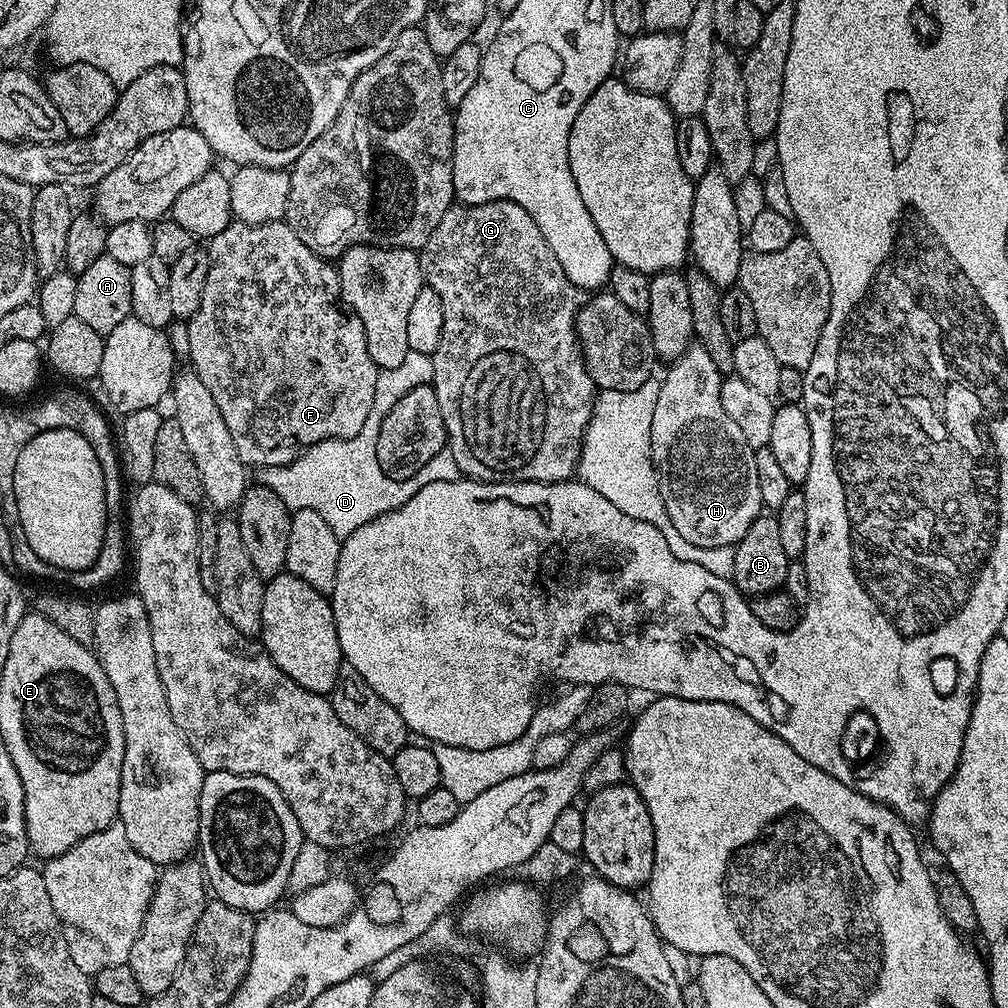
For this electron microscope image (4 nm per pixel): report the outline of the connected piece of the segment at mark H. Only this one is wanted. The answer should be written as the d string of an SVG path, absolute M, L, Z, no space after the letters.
M699 342L693 343L691 348L687 348L680 357L671 361L667 368L668 373L662 376L660 380L658 402L654 402L654 422L650 422L652 465L656 468L658 490L662 502L666 506L666 514L670 518L670 522L674 522L674 530L678 530L678 534L682 534L682 538L686 538L686 542L694 542L694 546L699 548L731 548L744 539L746 530L750 530L750 526L754 526L754 522L762 515L762 509L764 508L762 494L758 487L758 466L754 466L756 453L746 442L746 437L738 427L738 422L734 422L734 418L730 418L730 414L726 414L720 397L722 373L718 370L718 366L714 366L710 354L706 354L706 350Z

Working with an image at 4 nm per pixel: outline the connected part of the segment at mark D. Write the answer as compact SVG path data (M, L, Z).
M408 351L399 366L378 371L378 382L374 386L374 406L370 406L370 418L366 418L366 426L362 426L358 434L348 440L323 440L305 448L294 462L261 468L258 472L259 483L274 490L274 494L278 494L278 498L282 498L282 502L286 502L292 512L303 508L318 510L318 514L330 522L336 537L341 542L344 541L347 536L354 534L354 530L366 526L366 522L393 512L414 498L418 487L415 479L394 480L382 470L376 457L378 430L402 394L414 390L414 386L431 383L432 357Z

